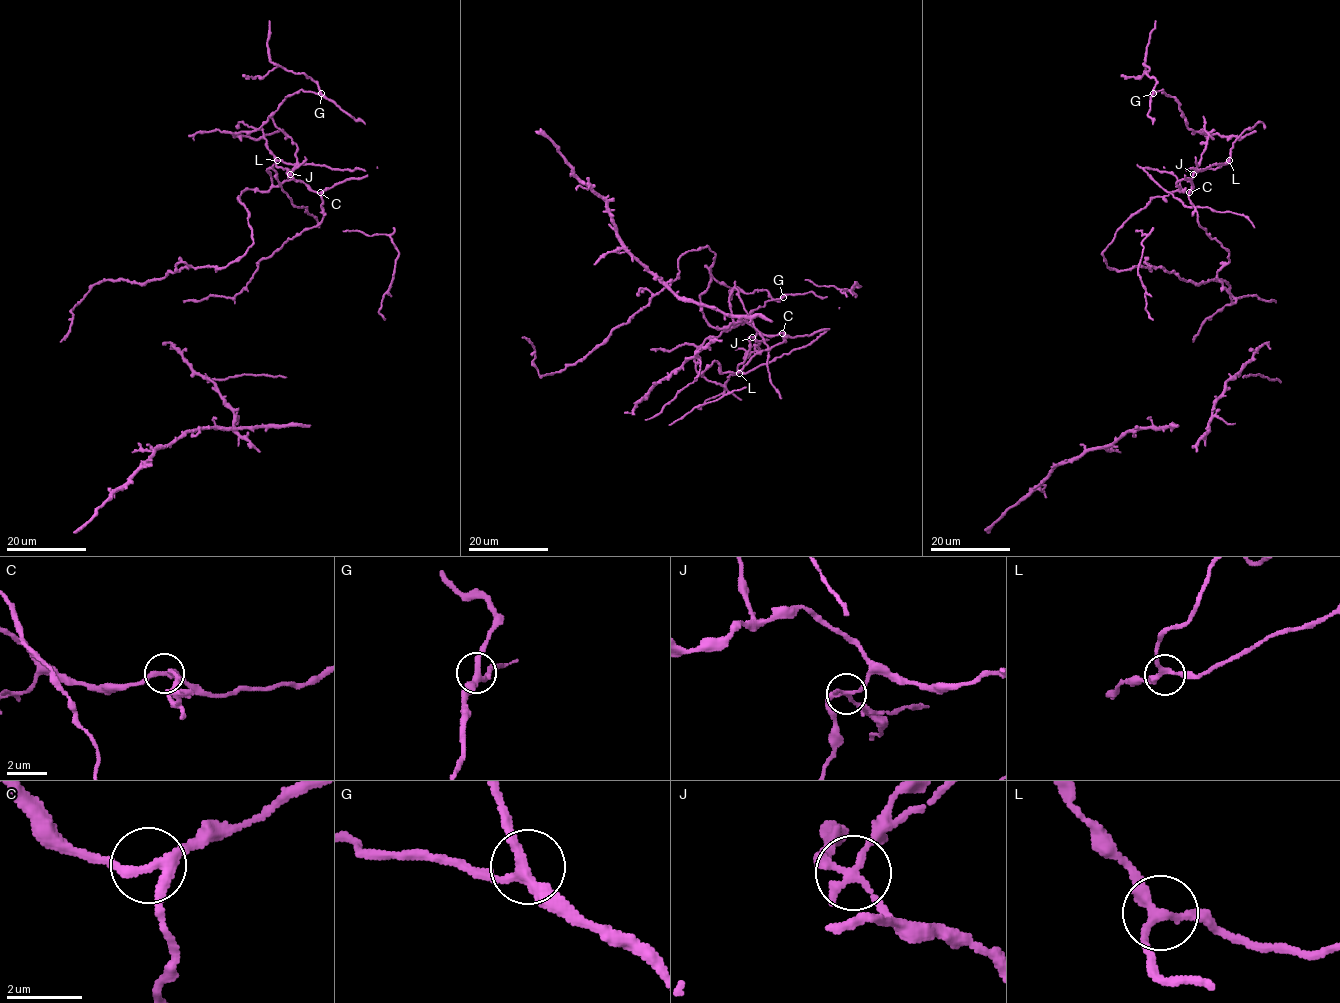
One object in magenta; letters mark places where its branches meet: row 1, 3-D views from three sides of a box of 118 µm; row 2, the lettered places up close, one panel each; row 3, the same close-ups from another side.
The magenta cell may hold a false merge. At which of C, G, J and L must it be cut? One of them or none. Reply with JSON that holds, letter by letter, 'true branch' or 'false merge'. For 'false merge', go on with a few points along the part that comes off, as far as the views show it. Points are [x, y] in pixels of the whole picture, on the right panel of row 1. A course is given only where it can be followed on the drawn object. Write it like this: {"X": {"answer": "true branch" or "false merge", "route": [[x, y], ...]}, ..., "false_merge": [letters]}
{"C": {"answer": "true branch"}, "G": {"answer": "true branch"}, "J": {"answer": "false merge", "route": [[1193, 174], [1209, 136], [1203, 116]]}, "L": {"answer": "true branch"}, "false_merge": ["J"]}

